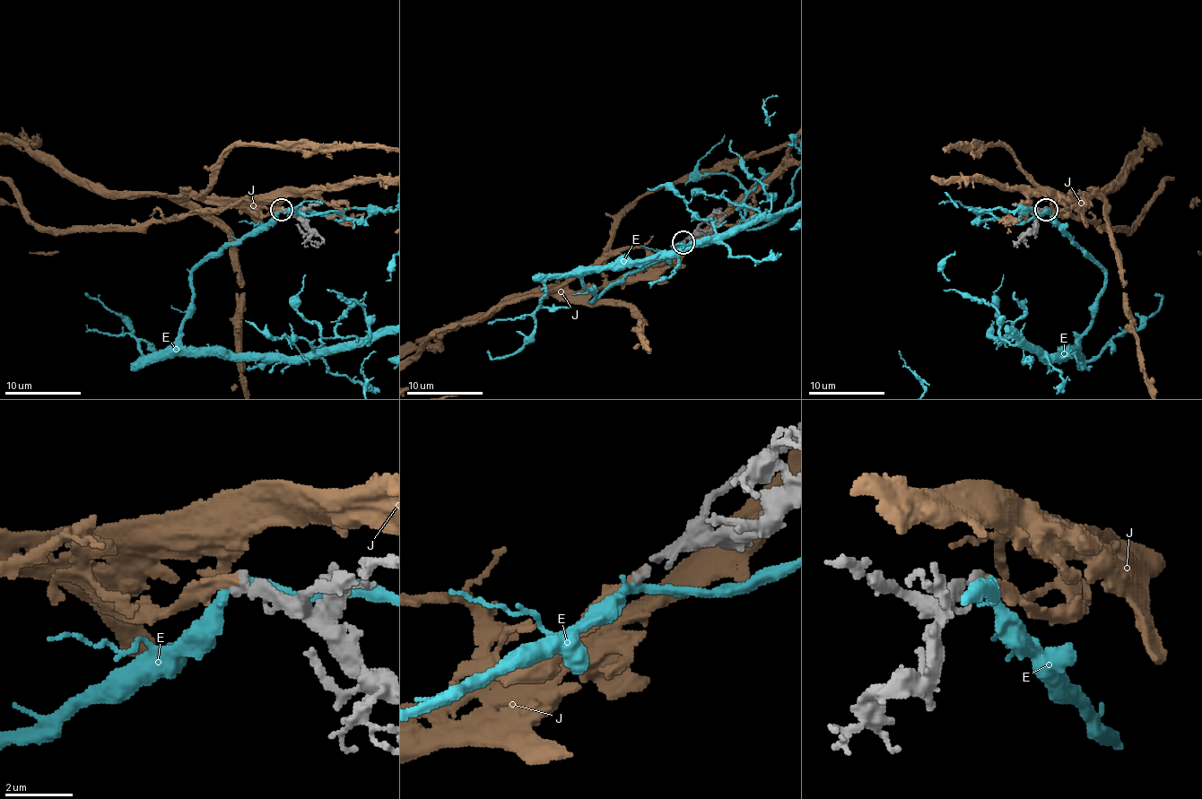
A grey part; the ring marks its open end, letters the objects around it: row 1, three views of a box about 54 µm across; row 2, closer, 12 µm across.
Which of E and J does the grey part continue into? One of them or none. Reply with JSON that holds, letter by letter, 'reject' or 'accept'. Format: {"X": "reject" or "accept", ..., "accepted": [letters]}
{"E": "reject", "J": "accept", "accepted": ["J"]}

